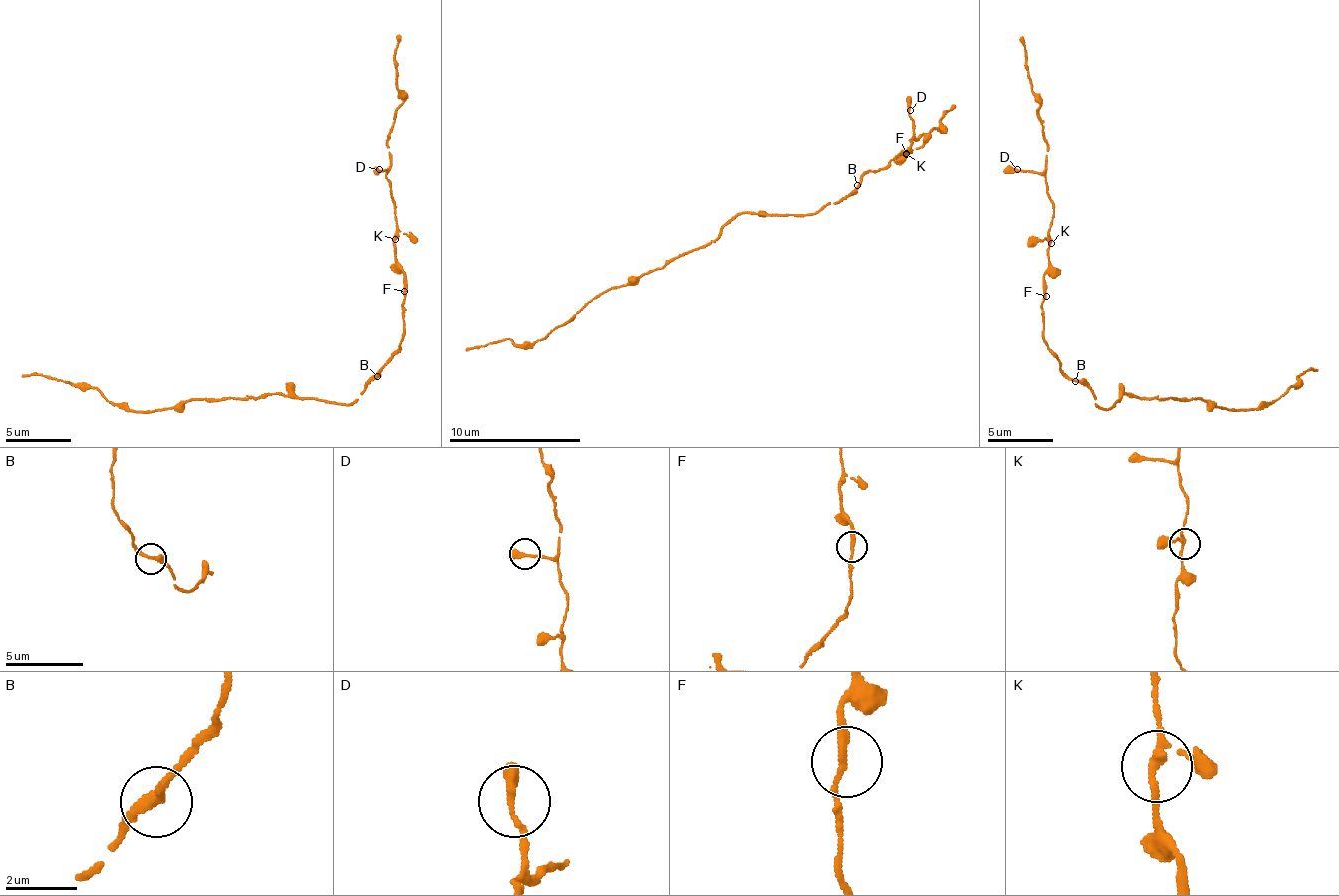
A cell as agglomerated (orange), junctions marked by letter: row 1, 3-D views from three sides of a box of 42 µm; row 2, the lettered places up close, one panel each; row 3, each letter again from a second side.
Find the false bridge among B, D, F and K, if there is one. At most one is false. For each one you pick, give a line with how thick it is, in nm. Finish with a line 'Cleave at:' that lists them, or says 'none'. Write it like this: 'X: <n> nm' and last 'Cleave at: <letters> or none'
Cleave at: none

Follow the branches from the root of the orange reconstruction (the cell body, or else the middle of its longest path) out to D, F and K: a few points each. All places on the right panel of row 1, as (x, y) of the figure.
D: (1100, 406), (1094, 394), (1064, 372), (1062, 363), (1042, 338), (1042, 273), (1055, 203), (1039, 173), (1017, 169)
F: (1100, 406), (1095, 403), (1094, 394), (1064, 372), (1062, 363), (1042, 338), (1042, 299), (1046, 296)
K: (1100, 406), (1094, 394), (1064, 372), (1062, 363), (1042, 338), (1042, 273), (1051, 243)

